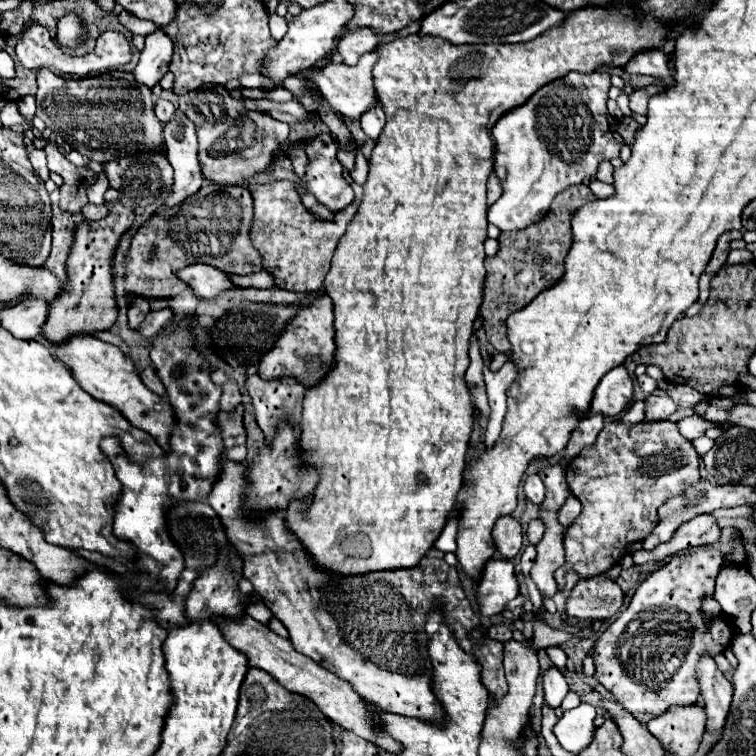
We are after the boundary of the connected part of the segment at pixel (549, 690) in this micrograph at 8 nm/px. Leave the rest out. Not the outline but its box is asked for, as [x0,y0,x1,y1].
[543,666,569,708]

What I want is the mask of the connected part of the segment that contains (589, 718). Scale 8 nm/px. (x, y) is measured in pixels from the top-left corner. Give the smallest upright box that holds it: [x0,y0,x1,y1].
[555,702,595,754]

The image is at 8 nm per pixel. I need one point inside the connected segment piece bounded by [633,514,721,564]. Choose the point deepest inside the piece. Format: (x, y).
(703, 530)

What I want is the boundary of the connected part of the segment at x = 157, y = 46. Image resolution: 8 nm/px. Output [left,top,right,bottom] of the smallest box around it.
[133,28,173,88]

